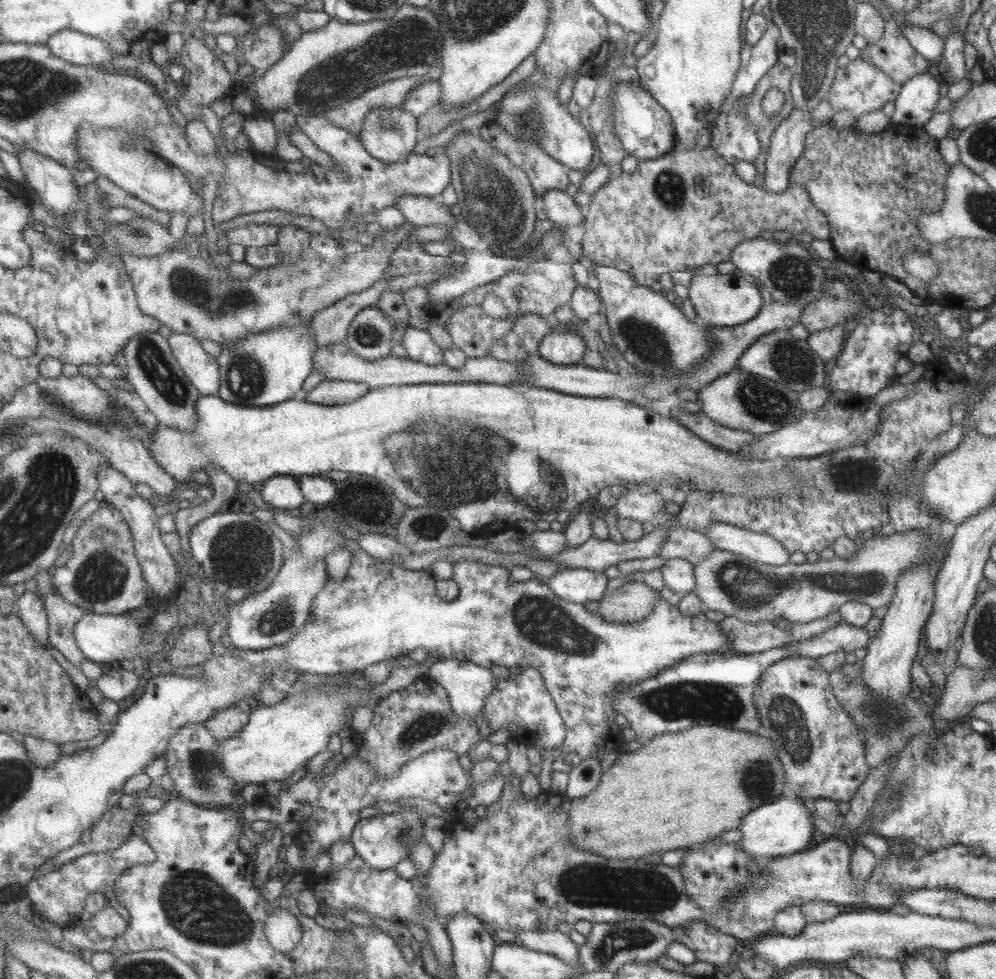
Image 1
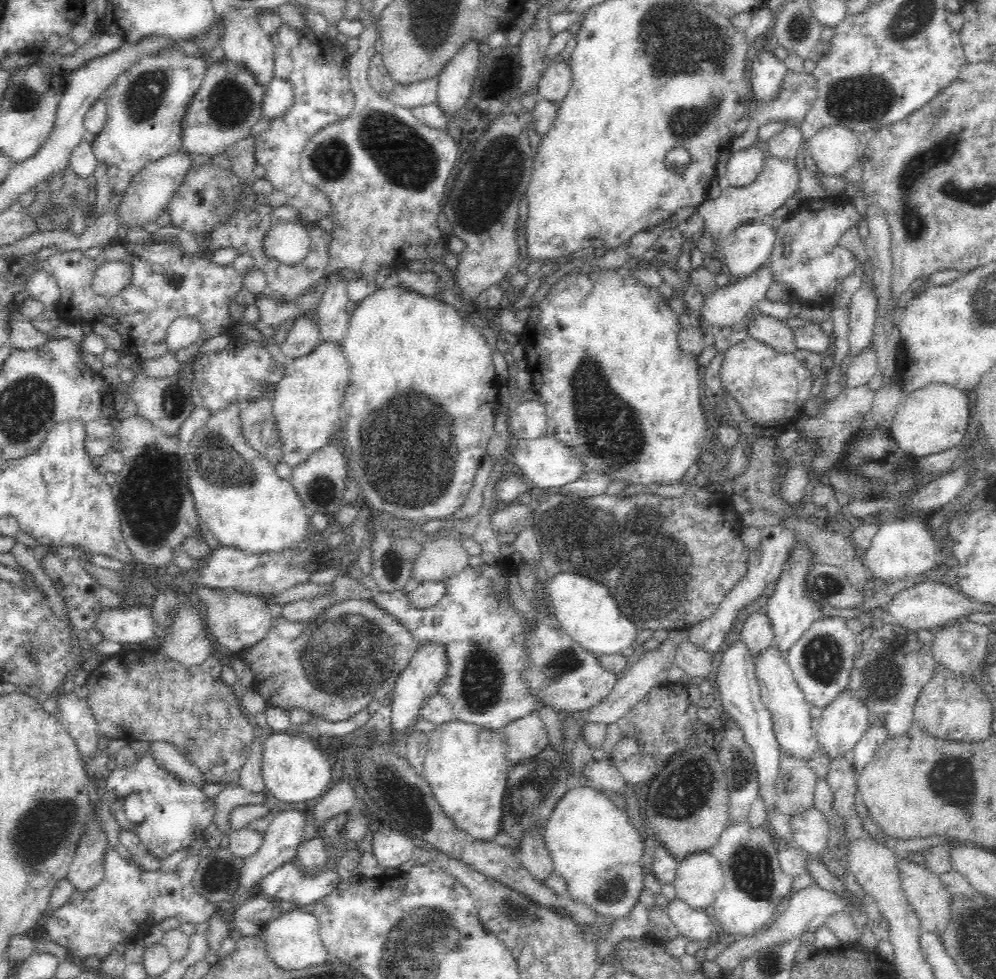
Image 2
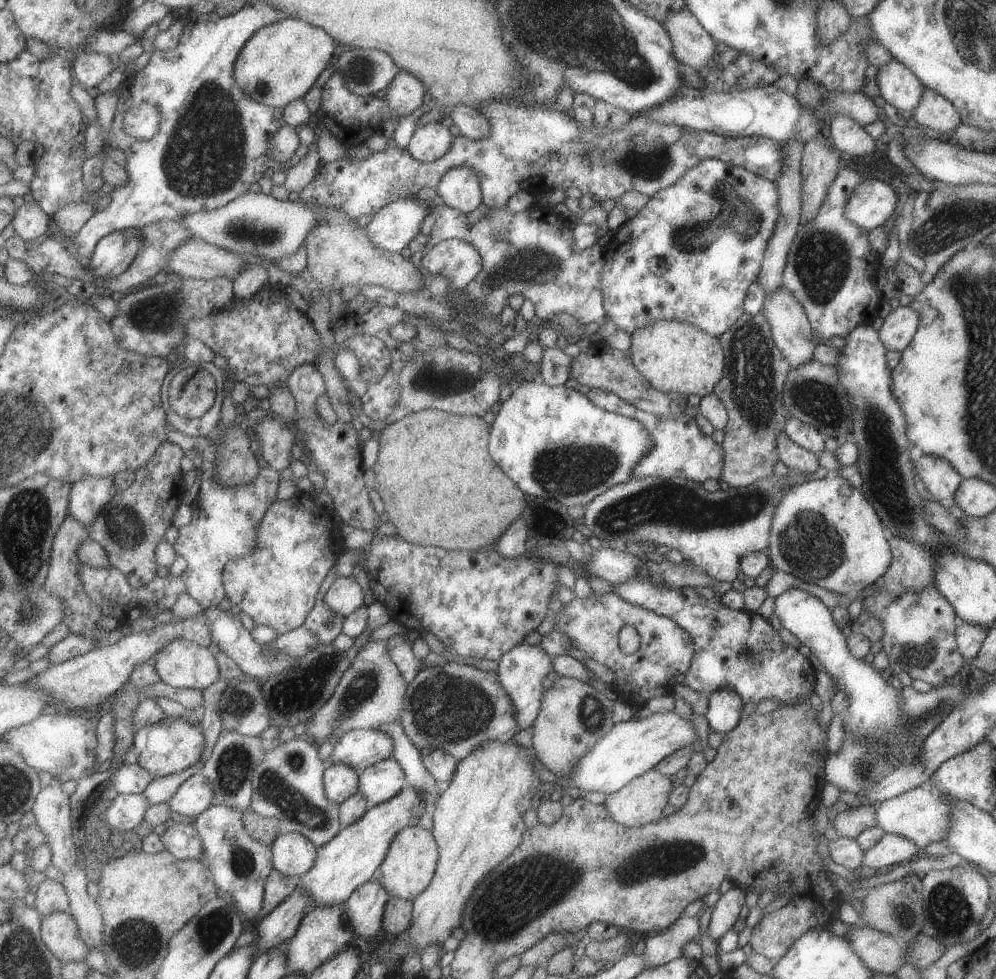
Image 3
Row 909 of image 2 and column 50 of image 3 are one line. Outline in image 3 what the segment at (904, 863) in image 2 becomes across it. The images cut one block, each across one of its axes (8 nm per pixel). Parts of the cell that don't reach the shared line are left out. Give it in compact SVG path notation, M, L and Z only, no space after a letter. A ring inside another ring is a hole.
M53 912L42 919L44 943L66 962L85 961L89 952L86 940L83 940L78 921L69 912Z

